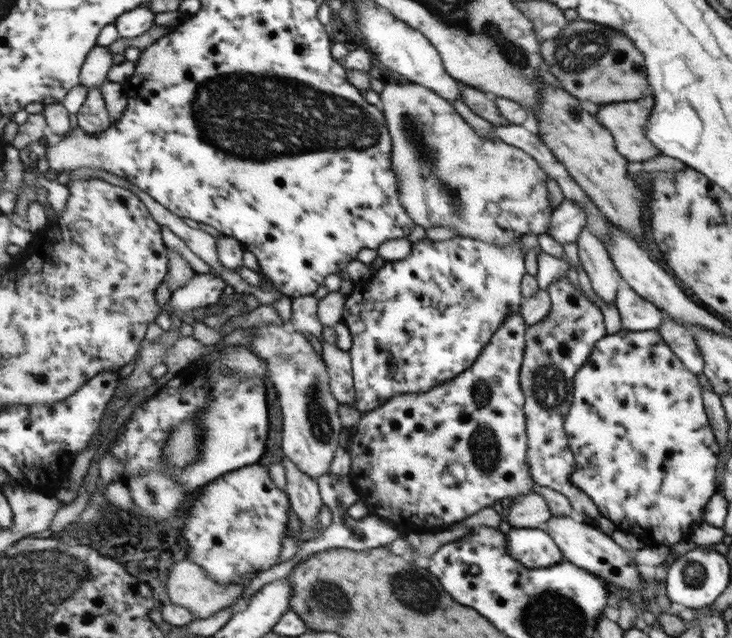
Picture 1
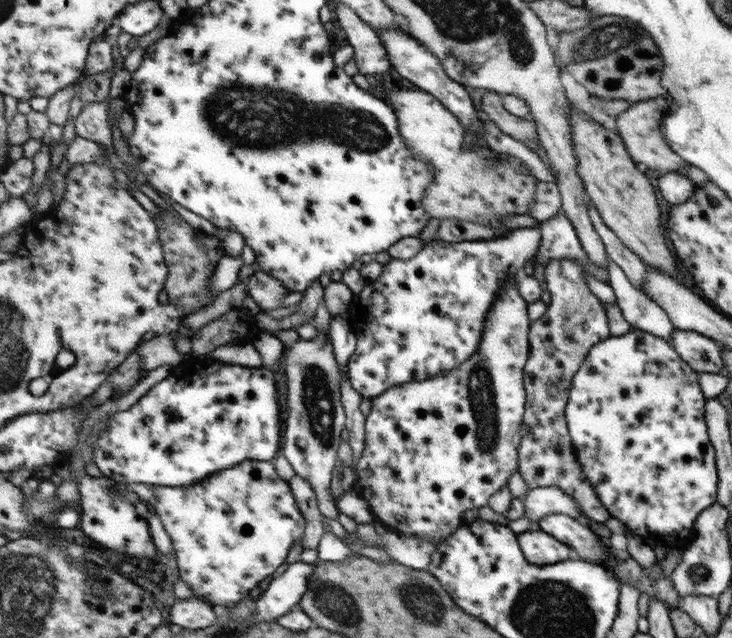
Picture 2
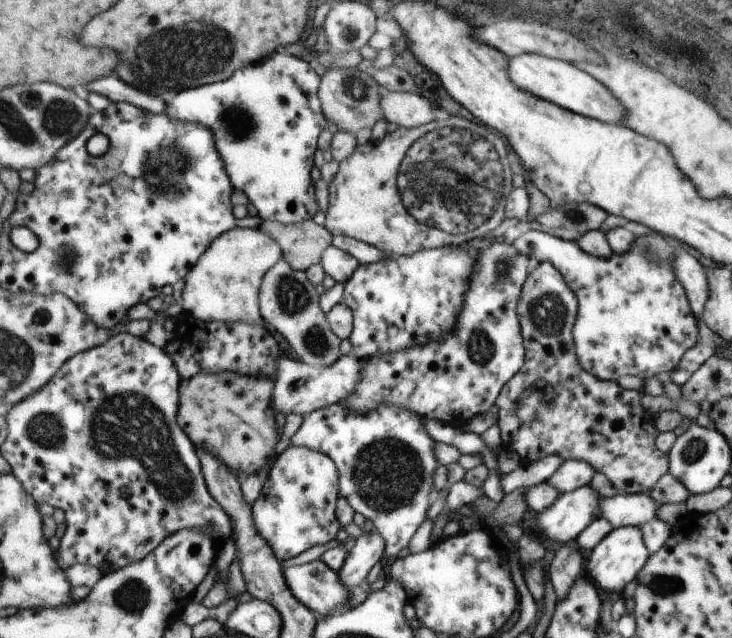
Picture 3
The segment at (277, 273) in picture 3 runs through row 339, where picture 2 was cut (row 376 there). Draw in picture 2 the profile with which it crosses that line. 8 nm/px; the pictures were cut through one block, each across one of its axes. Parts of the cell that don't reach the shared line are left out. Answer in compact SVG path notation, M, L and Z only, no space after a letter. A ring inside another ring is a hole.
M318 330L315 340L299 338L293 345L283 349L281 361L285 365L288 389L283 455L292 465L294 472L313 485L322 516L335 519L339 510L331 502L329 481L335 466L339 432L343 430L345 418L339 402L339 369L335 362L329 332L321 334L321 330Z

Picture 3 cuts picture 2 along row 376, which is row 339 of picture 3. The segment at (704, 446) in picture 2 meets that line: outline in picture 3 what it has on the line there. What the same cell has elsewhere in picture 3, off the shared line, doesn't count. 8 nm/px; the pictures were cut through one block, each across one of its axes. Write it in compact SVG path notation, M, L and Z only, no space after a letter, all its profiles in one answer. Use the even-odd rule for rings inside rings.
M529 230L512 242L520 253L533 256L535 264L548 260L572 289L577 301L576 317L571 329L574 353L579 366L594 377L616 381L629 375L642 379L665 376L678 366L685 352L699 342L700 323L672 267L677 246L668 246L663 237L659 233L637 237L633 239L629 250L620 255L612 252L606 260L586 253L576 241L563 240L541 230Z

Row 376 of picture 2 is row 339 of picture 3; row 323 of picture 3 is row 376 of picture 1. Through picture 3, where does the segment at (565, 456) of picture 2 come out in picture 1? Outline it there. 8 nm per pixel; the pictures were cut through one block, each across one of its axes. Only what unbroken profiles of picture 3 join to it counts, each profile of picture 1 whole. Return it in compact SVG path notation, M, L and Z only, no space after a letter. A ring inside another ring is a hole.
M565 274L561 278L557 278L555 282L551 282L547 292L551 297L551 311L545 319L539 320L537 324L529 325L529 332L525 332L525 368L521 368L521 384L525 384L525 456L527 466L533 482L561 493L577 514L583 514L588 521L594 521L600 516L597 506L593 504L587 494L570 481L570 474L576 466L573 454L567 445L565 432L563 432L563 418L571 404L573 376L587 362L595 342L603 339L606 335L604 322L599 307L579 296L577 290L573 290L573 286Z

